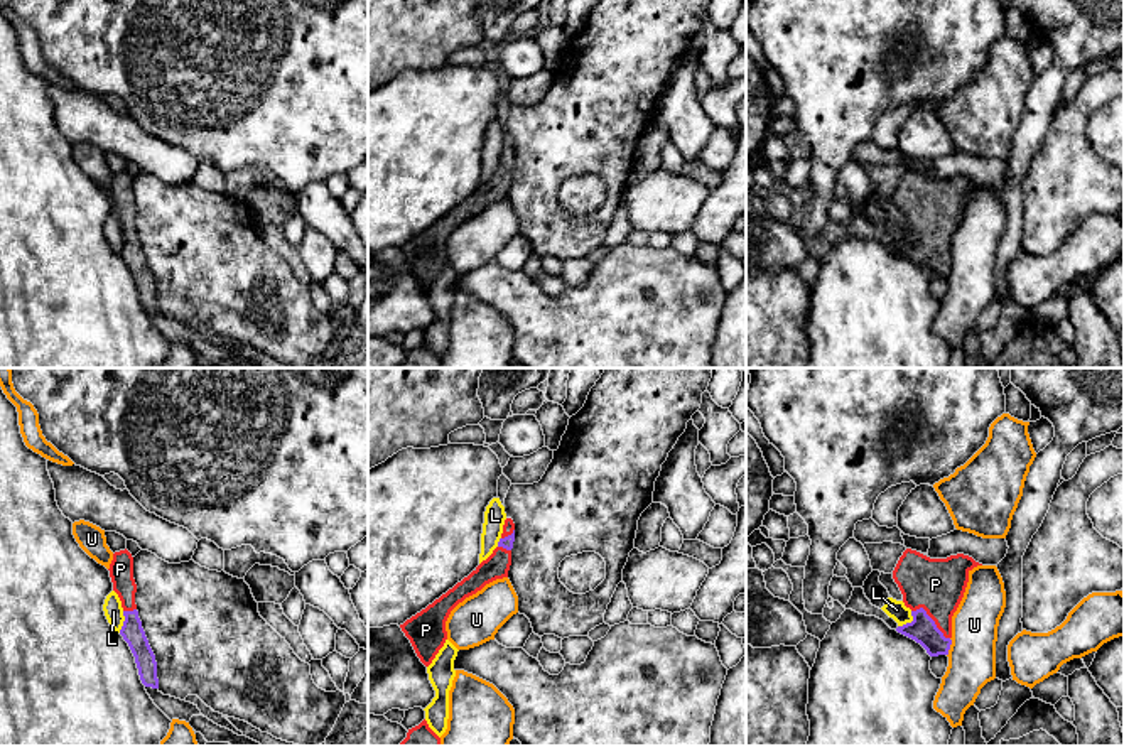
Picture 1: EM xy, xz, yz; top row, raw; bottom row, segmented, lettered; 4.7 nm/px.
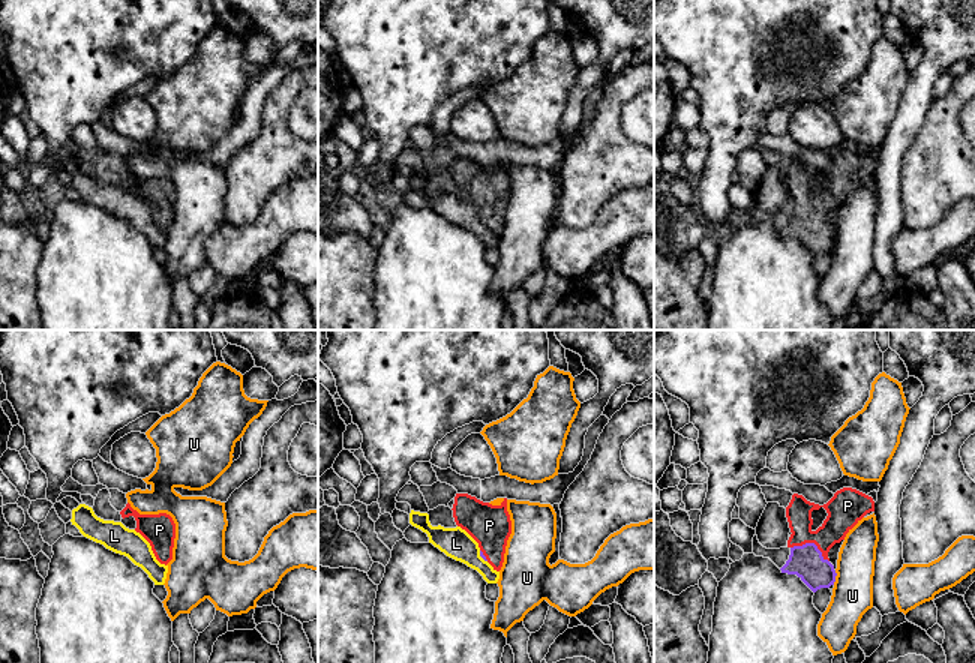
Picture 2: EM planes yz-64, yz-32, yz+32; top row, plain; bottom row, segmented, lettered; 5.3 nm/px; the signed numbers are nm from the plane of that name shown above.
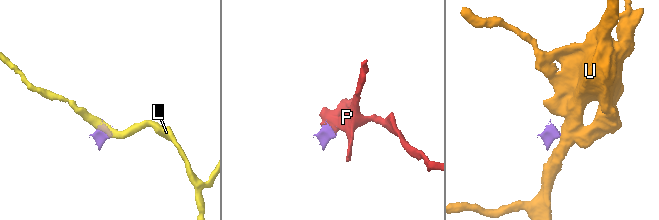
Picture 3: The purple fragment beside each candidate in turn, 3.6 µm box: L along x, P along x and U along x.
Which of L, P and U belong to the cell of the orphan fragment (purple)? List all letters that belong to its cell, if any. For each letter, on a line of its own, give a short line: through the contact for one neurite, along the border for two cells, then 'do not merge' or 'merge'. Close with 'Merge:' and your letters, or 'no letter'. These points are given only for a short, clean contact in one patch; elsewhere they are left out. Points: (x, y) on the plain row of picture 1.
L: line yz (912, 233), (912, 242), (898, 248); do not merge
P: line yz (924, 252), (932, 242), (932, 211), (935, 206); merge
U: do not merge
Merge: P

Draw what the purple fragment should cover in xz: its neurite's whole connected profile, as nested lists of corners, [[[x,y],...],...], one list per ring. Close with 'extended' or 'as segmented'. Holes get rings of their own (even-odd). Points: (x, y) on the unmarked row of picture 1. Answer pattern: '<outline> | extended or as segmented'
[[[506,140],[501,160],[493,176],[452,211],[400,246],[425,289],[432,285],[447,262],[446,243],[451,233],[466,219],[481,213],[486,206],[508,199],[513,164],[515,145],[511,140]]] | extended

